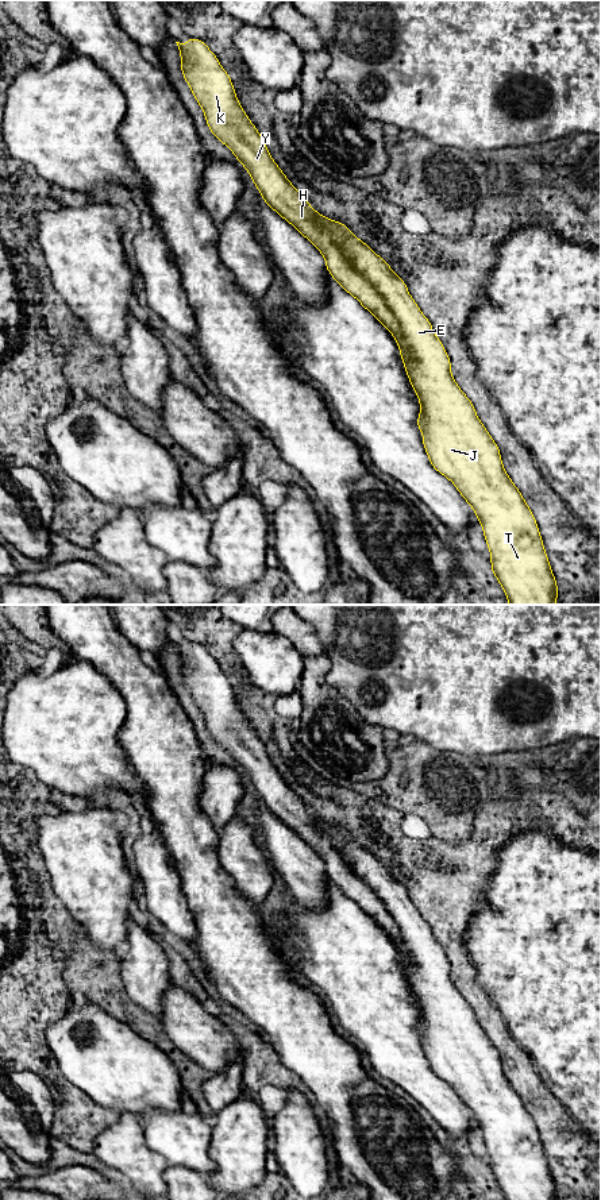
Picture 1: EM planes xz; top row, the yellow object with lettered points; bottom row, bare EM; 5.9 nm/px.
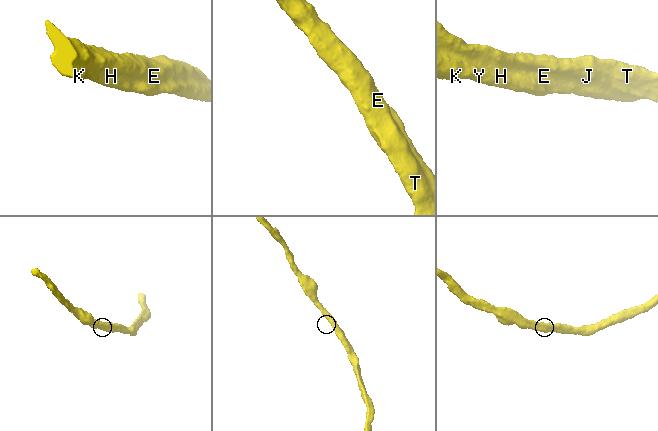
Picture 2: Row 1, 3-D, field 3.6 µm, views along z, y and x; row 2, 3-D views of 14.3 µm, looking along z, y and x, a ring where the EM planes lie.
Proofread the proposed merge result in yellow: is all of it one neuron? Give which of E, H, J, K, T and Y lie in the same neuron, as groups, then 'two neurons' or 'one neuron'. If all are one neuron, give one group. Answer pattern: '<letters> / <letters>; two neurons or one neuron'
E H J K T Y; one neuron

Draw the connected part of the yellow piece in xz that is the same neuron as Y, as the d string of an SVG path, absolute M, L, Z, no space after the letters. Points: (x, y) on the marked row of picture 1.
M190 36L186 45L176 43L181 53L184 78L204 109L211 132L244 166L263 201L324 255L327 270L334 279L394 336L407 375L420 401L417 427L423 433L425 452L432 467L448 478L475 510L492 553L493 575L504 589L509 605L555 605L558 584L533 513L505 472L500 448L477 417L471 401L454 381L443 343L408 293L405 282L344 224L317 213L289 182L270 157L263 138L246 116L230 76L208 46Z

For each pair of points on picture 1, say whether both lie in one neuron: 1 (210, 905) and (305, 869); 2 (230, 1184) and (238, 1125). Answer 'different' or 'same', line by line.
1: different
2: same

